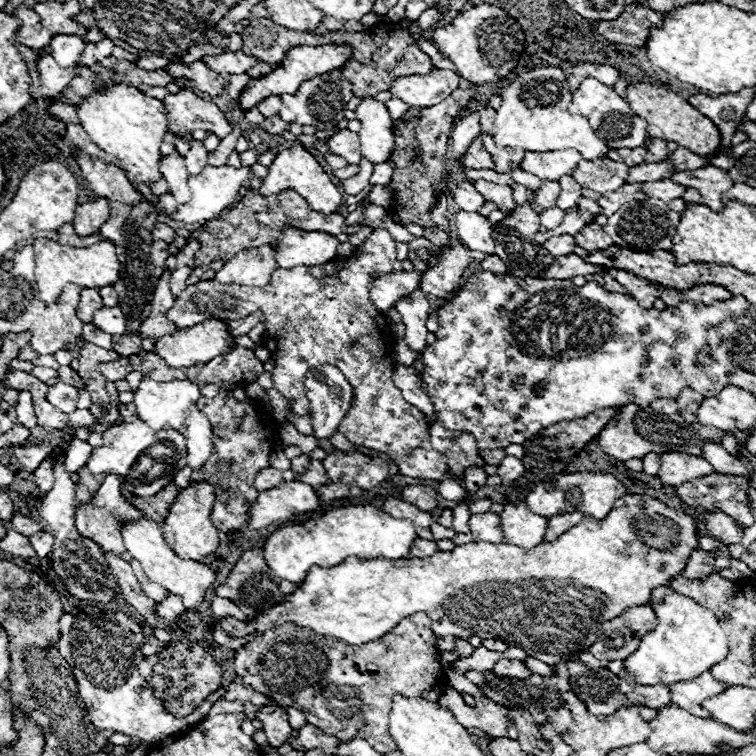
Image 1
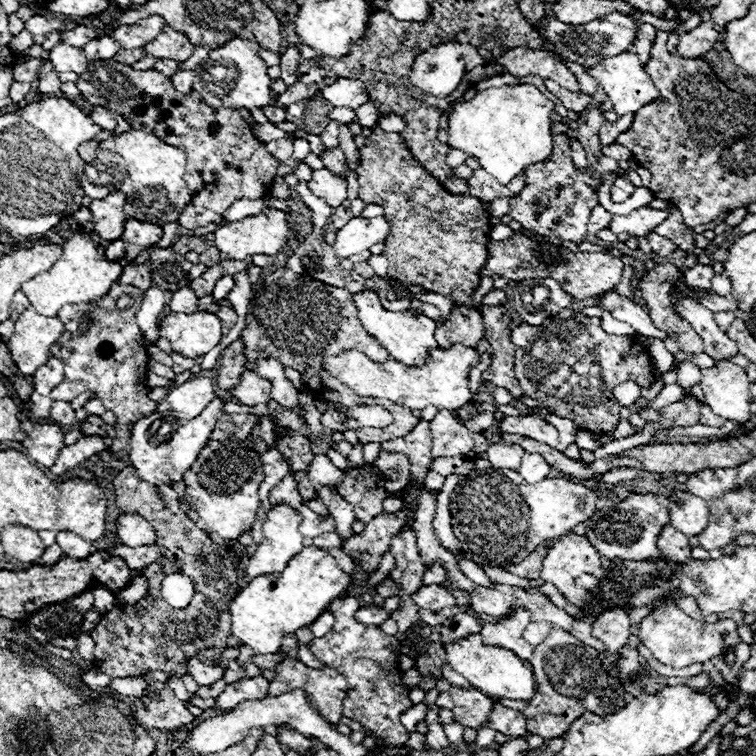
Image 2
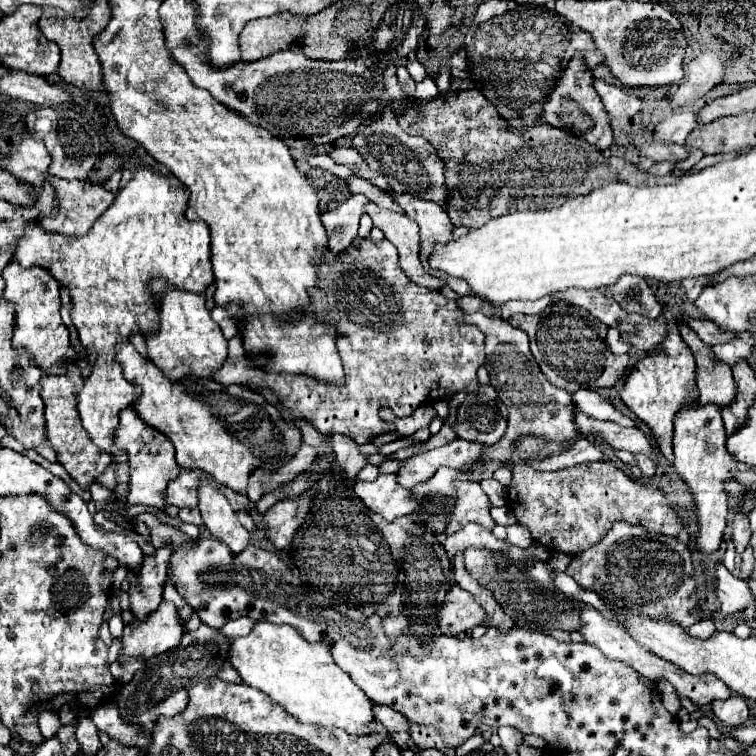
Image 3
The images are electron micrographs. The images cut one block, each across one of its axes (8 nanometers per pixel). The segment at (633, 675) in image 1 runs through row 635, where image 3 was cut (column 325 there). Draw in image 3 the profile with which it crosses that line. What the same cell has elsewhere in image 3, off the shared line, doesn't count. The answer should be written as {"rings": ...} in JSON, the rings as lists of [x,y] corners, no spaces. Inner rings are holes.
{"rings":[[[256,622],[248,636],[230,640],[226,662],[240,674],[244,684],[268,694],[300,722],[336,726],[356,734],[368,732],[368,724],[374,720],[372,700],[340,670],[328,646],[306,642],[290,626]]]}

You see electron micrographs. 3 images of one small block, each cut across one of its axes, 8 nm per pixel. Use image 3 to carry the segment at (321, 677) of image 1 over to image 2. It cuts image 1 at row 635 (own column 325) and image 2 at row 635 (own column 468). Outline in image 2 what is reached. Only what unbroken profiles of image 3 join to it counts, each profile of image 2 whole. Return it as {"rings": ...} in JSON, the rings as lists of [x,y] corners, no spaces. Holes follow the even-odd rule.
{"rings":[[[356,598],[332,600],[328,610],[336,620],[334,628],[324,638],[314,638],[310,650],[322,664],[336,668],[348,680],[350,692],[344,704],[344,716],[360,722],[386,742],[402,746],[408,740],[408,732],[400,724],[400,714],[412,708],[412,702],[408,698],[408,690],[404,690],[400,684],[400,668],[396,654],[396,650],[400,650],[400,644],[394,636],[384,634],[378,626],[356,622],[354,612],[358,608],[360,604]]]}

